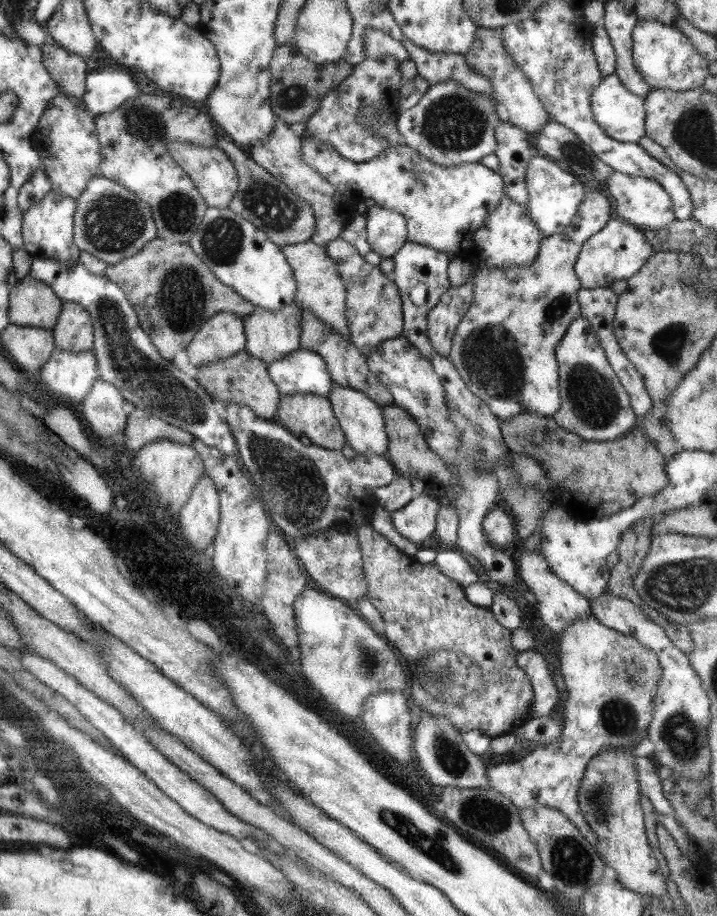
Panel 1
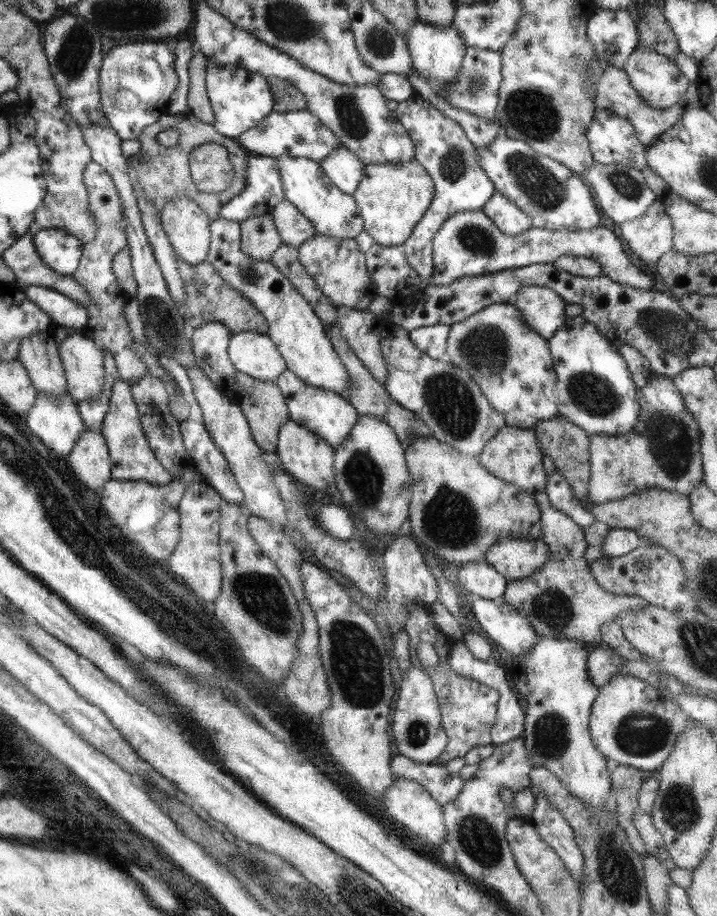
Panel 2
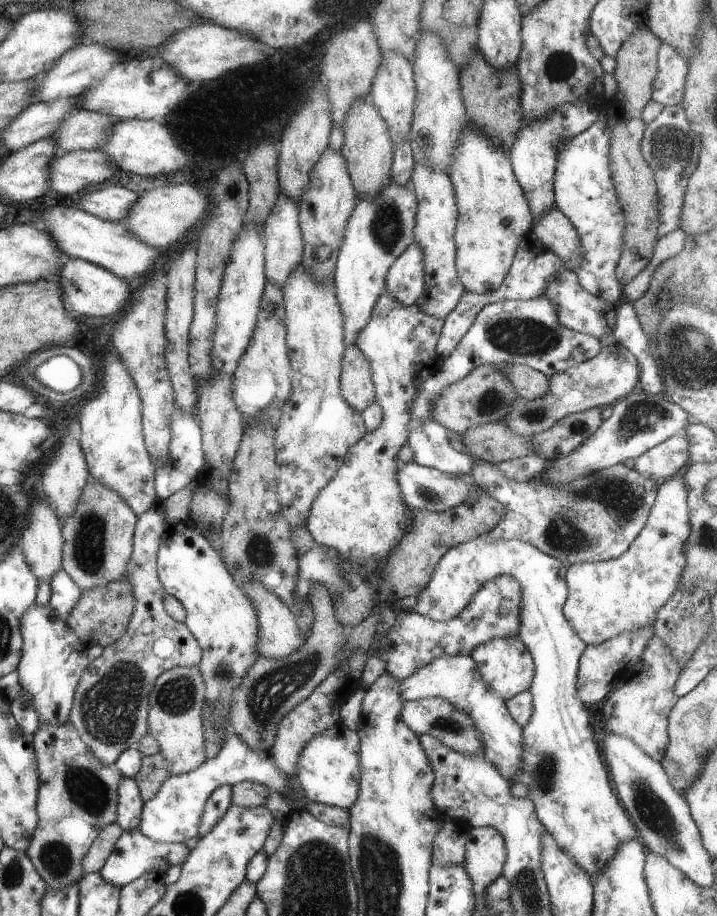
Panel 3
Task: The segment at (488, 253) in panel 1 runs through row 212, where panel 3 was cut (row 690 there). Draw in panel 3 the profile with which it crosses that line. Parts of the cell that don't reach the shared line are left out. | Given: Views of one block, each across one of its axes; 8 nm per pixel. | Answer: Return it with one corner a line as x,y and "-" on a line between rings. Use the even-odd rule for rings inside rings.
517,637
488,640
478,644
468,655
473,659
481,680
505,702
528,690
534,673
534,664
529,651

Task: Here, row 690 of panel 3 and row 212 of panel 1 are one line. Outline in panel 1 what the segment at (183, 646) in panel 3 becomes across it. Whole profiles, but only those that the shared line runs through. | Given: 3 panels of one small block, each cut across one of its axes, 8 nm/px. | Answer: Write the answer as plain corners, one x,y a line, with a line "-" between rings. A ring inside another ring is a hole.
100,174
86,182
82,193
74,201
73,243
80,252
91,254
106,265
115,265
124,258
137,254
147,242
156,239
157,230
151,218
150,206
132,196
120,184

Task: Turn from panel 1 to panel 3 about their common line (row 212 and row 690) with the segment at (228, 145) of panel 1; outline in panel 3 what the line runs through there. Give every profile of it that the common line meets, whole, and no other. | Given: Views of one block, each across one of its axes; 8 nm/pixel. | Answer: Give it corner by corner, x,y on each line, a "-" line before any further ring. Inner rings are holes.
314,585
309,591
307,600
314,617
310,626
310,635
304,643
286,657
272,659
257,656
251,668
248,668
240,680
240,685
233,691
229,722
233,734
251,750
269,751
283,716
298,702
309,696
315,686
342,660
345,661
348,658
348,651
365,653
370,647
370,640
380,619
378,612
373,613
371,610
369,615
357,624
345,626
335,618
329,593
323,585

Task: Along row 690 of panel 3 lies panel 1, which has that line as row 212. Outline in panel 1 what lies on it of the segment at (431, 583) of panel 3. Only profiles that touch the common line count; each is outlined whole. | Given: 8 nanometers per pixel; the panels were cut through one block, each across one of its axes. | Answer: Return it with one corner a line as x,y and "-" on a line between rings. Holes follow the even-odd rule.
535,156
529,159
525,173
528,217
543,237
559,234
569,226
571,217
575,216
579,204
584,199
581,183
582,180
563,170
545,156

